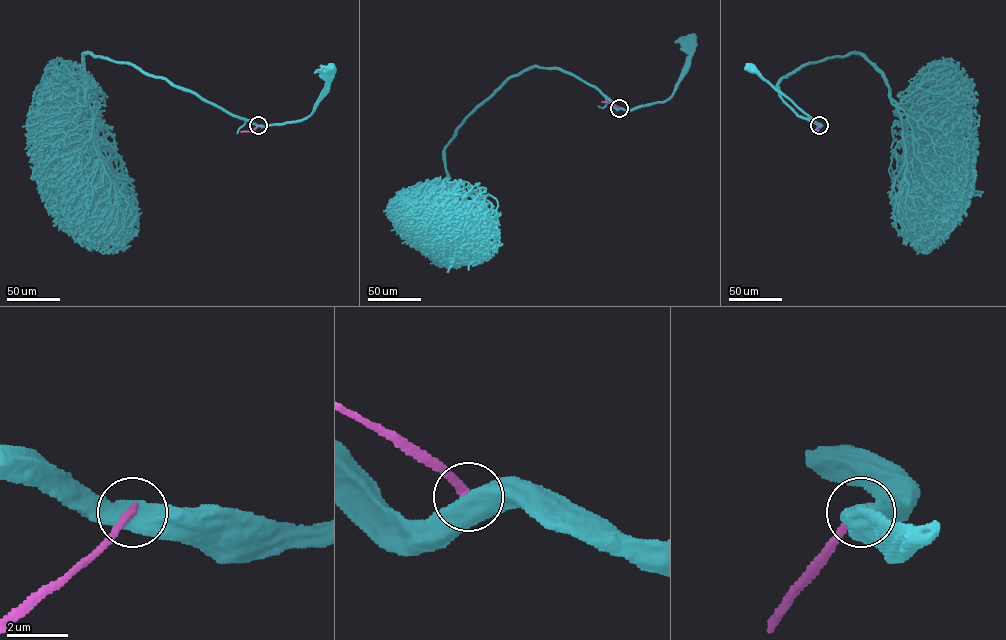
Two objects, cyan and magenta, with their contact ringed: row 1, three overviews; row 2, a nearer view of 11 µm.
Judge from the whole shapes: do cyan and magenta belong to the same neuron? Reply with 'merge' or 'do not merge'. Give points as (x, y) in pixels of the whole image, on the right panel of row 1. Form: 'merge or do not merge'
do not merge

